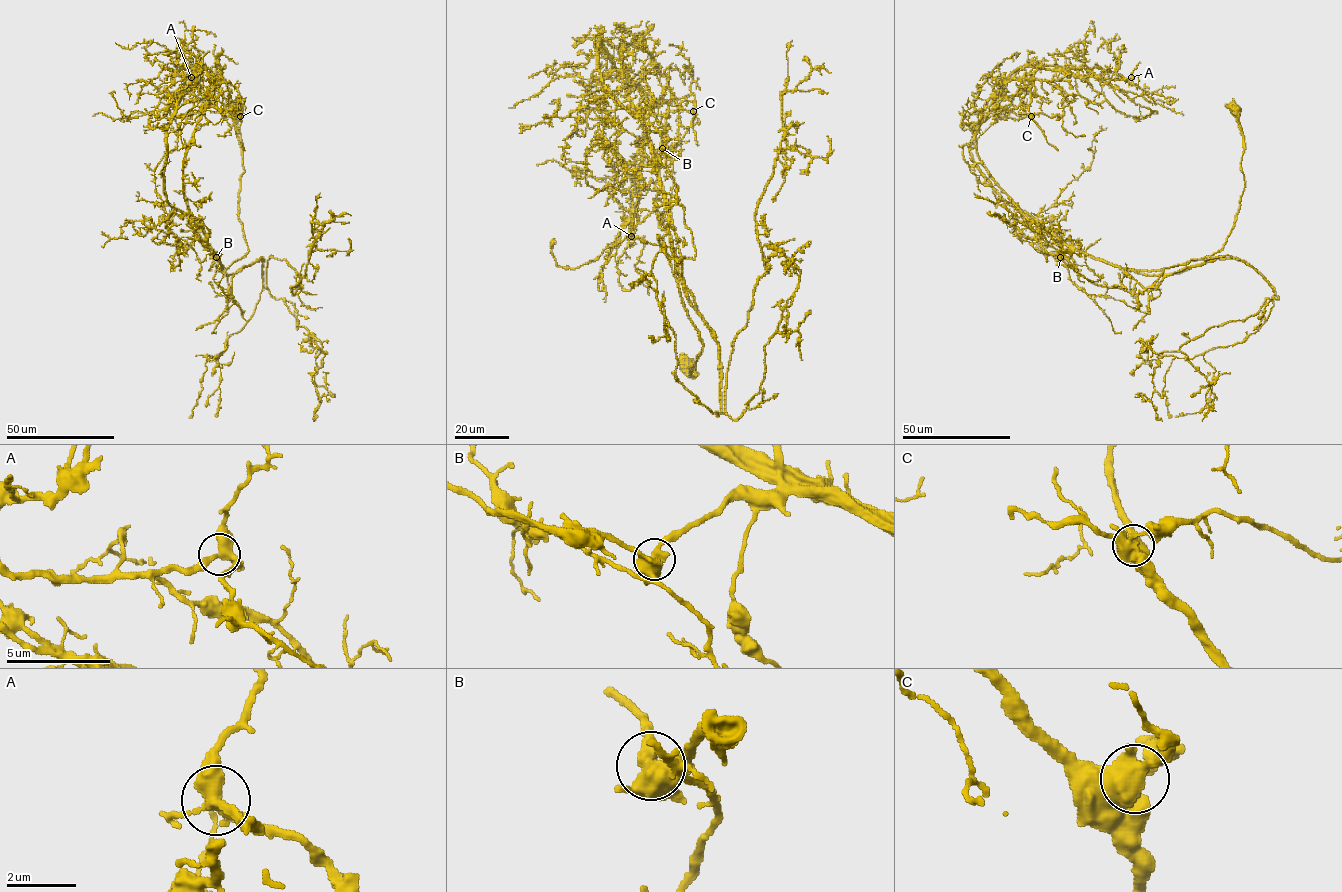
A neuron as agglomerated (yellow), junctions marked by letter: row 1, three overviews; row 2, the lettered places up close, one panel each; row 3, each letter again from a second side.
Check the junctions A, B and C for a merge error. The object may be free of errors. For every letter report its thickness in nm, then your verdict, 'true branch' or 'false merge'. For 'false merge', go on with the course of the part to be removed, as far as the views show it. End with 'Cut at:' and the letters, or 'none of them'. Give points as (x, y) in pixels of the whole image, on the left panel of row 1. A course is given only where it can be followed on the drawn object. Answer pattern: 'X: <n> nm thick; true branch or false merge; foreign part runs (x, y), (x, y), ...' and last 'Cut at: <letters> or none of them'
A: 400 nm thick; true branch
B: 500 nm thick; true branch
C: 500 nm thick; false merge; foreign part runs (240, 116), (229, 107), (211, 71), (200, 66), (197, 77), (201, 77), (176, 105), (134, 111), (129, 118)
Cut at: C

